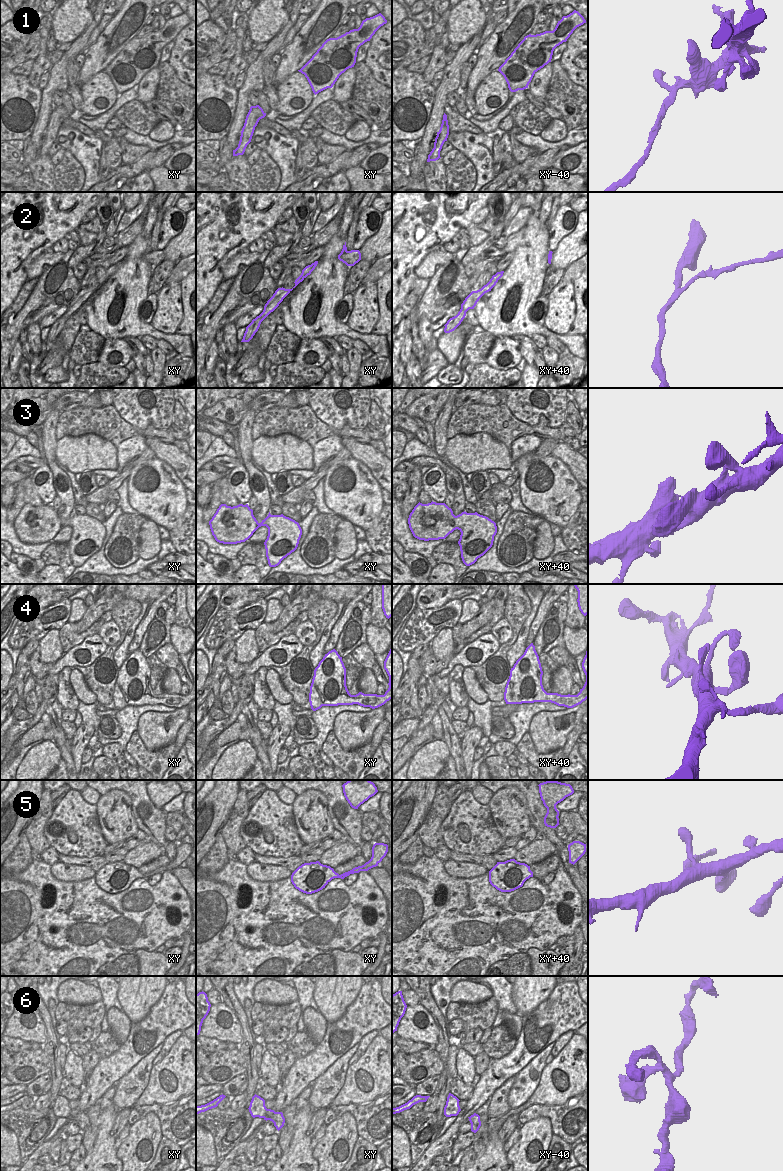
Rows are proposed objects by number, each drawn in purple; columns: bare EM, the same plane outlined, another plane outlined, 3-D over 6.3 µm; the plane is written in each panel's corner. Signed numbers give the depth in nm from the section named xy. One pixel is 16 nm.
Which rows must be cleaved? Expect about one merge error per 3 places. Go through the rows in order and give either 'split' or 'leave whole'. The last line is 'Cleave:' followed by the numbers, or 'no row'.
1: split
2: split
3: leave whole
4: leave whole
5: leave whole
6: leave whole
Cleave: 1, 2

